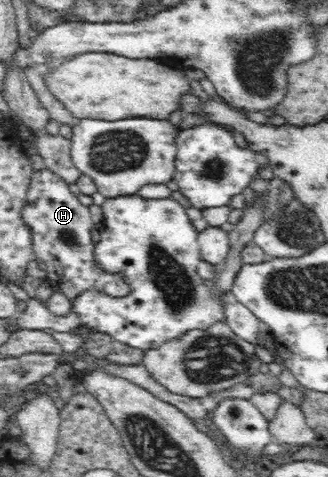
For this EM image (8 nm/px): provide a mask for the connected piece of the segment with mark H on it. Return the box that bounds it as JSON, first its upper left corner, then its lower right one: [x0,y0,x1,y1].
[25,167,131,304]

